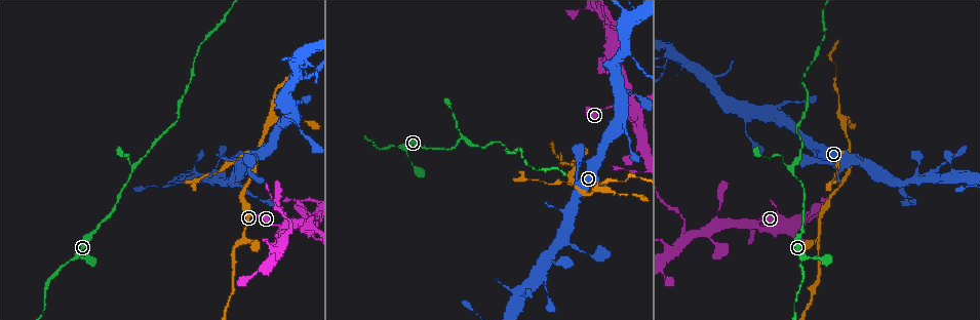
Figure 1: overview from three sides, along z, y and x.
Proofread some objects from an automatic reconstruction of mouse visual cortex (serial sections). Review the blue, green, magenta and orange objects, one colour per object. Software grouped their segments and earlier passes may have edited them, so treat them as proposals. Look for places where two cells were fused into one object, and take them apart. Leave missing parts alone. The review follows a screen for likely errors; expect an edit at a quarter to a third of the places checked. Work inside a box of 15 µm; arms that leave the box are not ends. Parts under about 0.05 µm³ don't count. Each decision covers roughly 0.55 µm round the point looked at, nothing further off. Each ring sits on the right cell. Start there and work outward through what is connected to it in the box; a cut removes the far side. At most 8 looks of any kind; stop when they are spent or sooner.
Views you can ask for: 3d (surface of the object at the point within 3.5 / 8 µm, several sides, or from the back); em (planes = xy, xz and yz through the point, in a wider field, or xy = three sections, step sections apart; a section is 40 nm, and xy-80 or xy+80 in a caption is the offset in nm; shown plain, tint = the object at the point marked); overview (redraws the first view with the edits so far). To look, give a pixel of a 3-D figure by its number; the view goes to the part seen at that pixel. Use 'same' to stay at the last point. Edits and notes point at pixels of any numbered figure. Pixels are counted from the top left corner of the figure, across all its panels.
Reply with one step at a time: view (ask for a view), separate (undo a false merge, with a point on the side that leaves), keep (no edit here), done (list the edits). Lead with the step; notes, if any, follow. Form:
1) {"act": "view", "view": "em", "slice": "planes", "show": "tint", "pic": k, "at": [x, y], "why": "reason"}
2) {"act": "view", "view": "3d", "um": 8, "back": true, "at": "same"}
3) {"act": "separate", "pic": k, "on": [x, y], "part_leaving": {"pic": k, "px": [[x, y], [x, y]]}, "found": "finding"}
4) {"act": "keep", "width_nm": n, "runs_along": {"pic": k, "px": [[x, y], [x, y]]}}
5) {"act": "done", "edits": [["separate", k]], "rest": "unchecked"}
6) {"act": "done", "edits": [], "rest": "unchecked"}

{"act": "view", "view": "3d", "um": 3.5, "pic": 1, "at": [585, 195], "why": "three-way junction"}

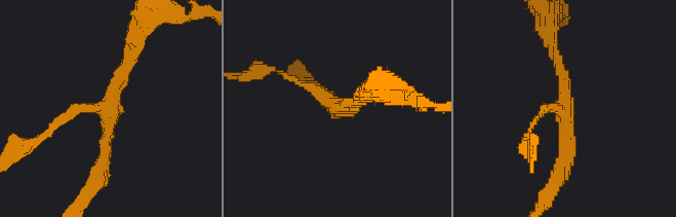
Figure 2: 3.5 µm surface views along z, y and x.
{"act": "view", "view": "em", "slice": "xy", "step": 1, "show": "plain", "pic": 2, "at": [565, 111], "arms": 3, "arm_widths_nm": [150, 200, 200], "why": "need the tissue"}

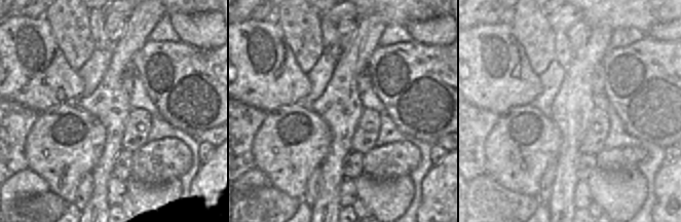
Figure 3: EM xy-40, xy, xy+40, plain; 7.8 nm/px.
{"act": "view", "view": "em", "slice": "xy", "step": 1, "show": "tint", "at": "same", "why": "with the object marked"}

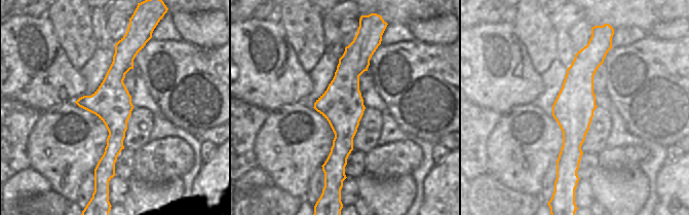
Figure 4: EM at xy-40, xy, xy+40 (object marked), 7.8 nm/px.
{"act": "keep", "width_nm": 340, "runs_along": {"pic": 4, "px": [[358, 40], [344, 87], [337, 175]]}, "found": "one cell here"}

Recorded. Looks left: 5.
{"act": "view", "view": "3d", "um": 3.5, "pic": 1, "at": [275, 92]}

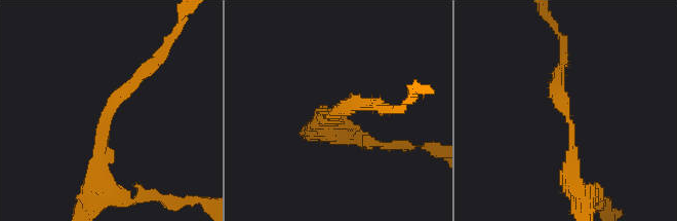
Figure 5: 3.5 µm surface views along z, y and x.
{"act": "view", "view": "em", "slice": "xy", "step": 3, "show": "tint", "pic": 5, "at": [568, 116], "why": "shape alone is not enough"}

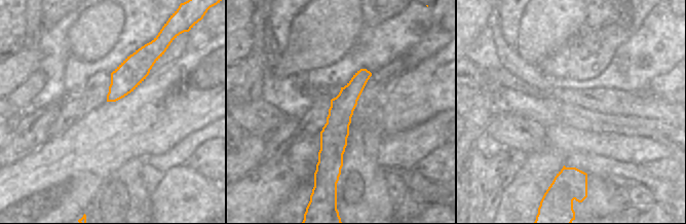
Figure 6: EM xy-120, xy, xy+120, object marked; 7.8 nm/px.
{"act": "keep", "arm_widths_nm": [200, 250], "runs_along": {"pic": 5, "px": [[96, 187], [103, 114], [147, 67]]}, "found": "continuous, no second cell"}

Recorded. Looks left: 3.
{"act": "view", "view": "3d", "um": 3.5, "pic": 1, "at": [461, 139], "why": "arms part here"}

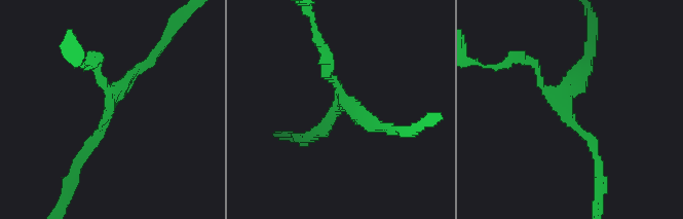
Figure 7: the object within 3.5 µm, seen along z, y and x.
{"act": "view", "view": "em", "slice": "xy", "step": 3, "show": "plain", "pic": 7, "at": [564, 112], "arms": 3, "arm_widths_nm": [150, 200, 200], "why": "need the tissue"}

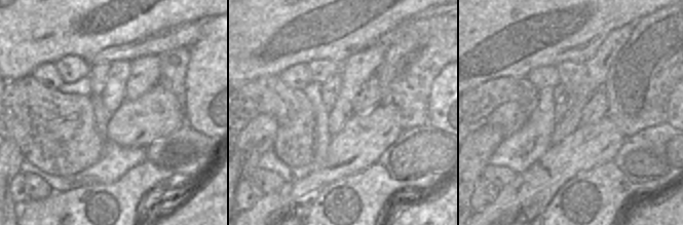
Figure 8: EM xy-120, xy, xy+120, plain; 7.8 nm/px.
{"act": "view", "view": "em", "slice": "xy", "step": 3, "show": "tint", "at": "same", "why": "where the object lies"}

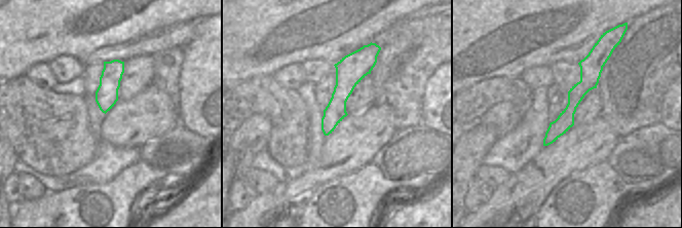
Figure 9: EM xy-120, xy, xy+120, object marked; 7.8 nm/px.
{"act": "keep", "runs_along": {"pic": 9, "px": [[596, 53], [589, 80], [545, 143]]}, "found": "one cell here"}

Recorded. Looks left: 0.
{"act": "done", "edits": [], "rest": "unchecked"}

